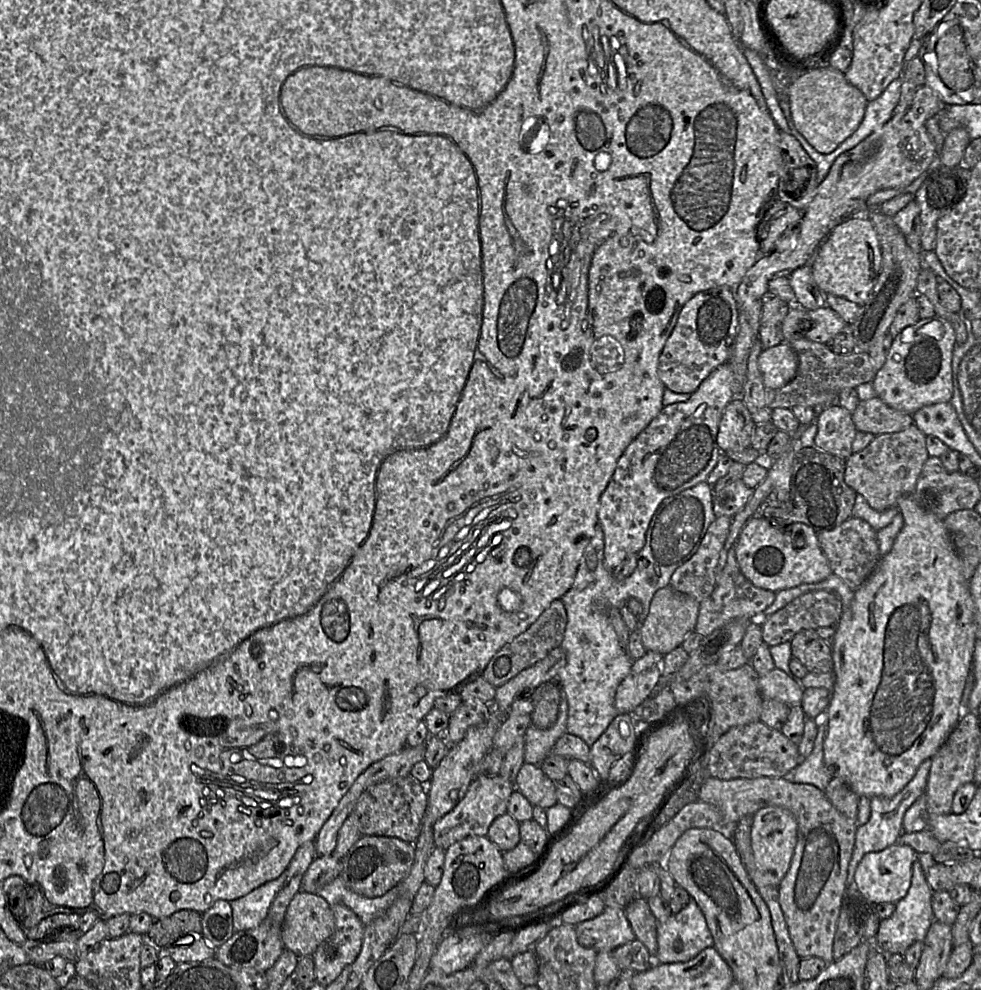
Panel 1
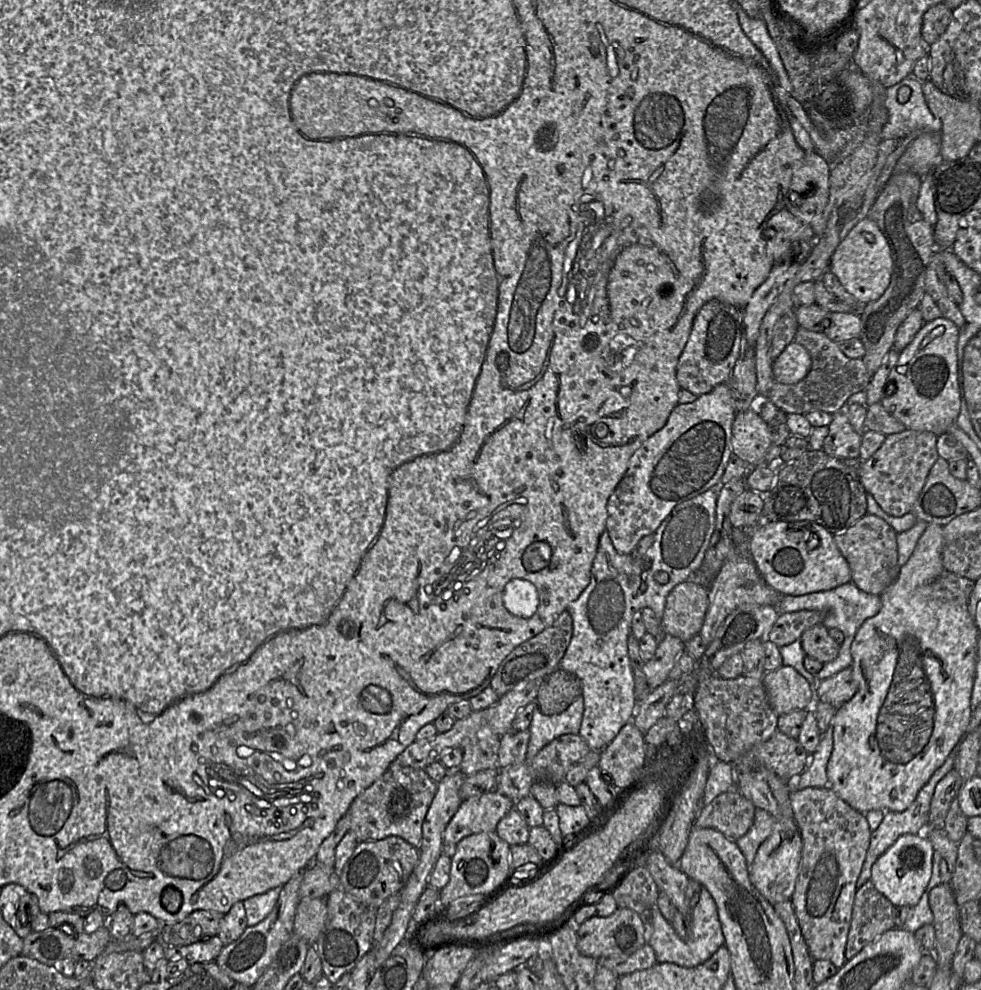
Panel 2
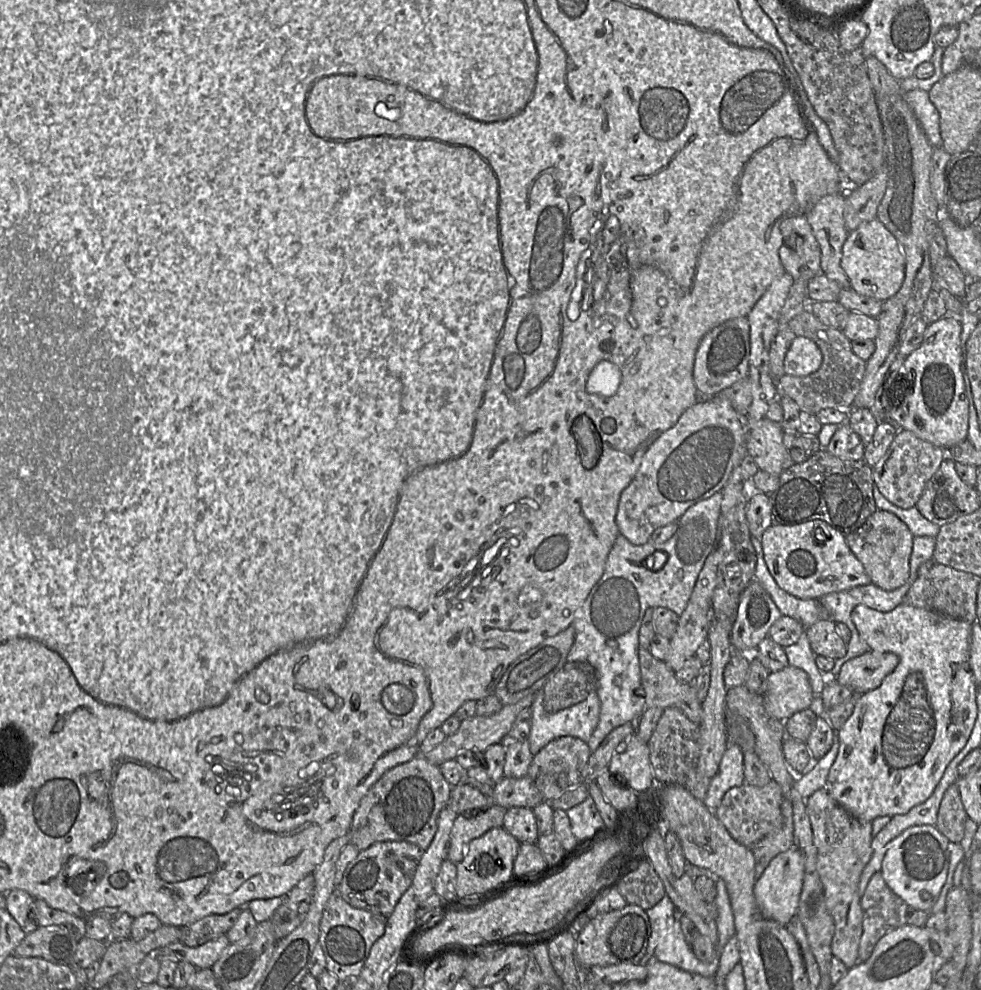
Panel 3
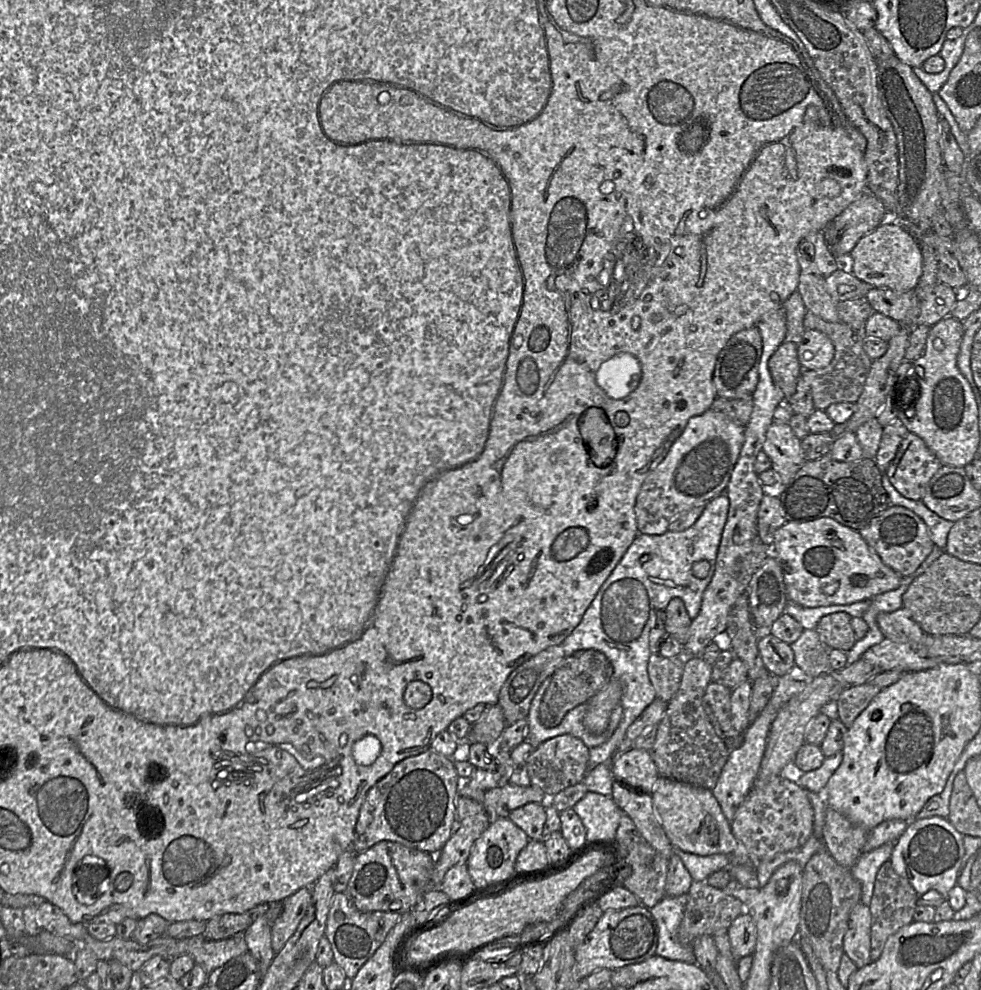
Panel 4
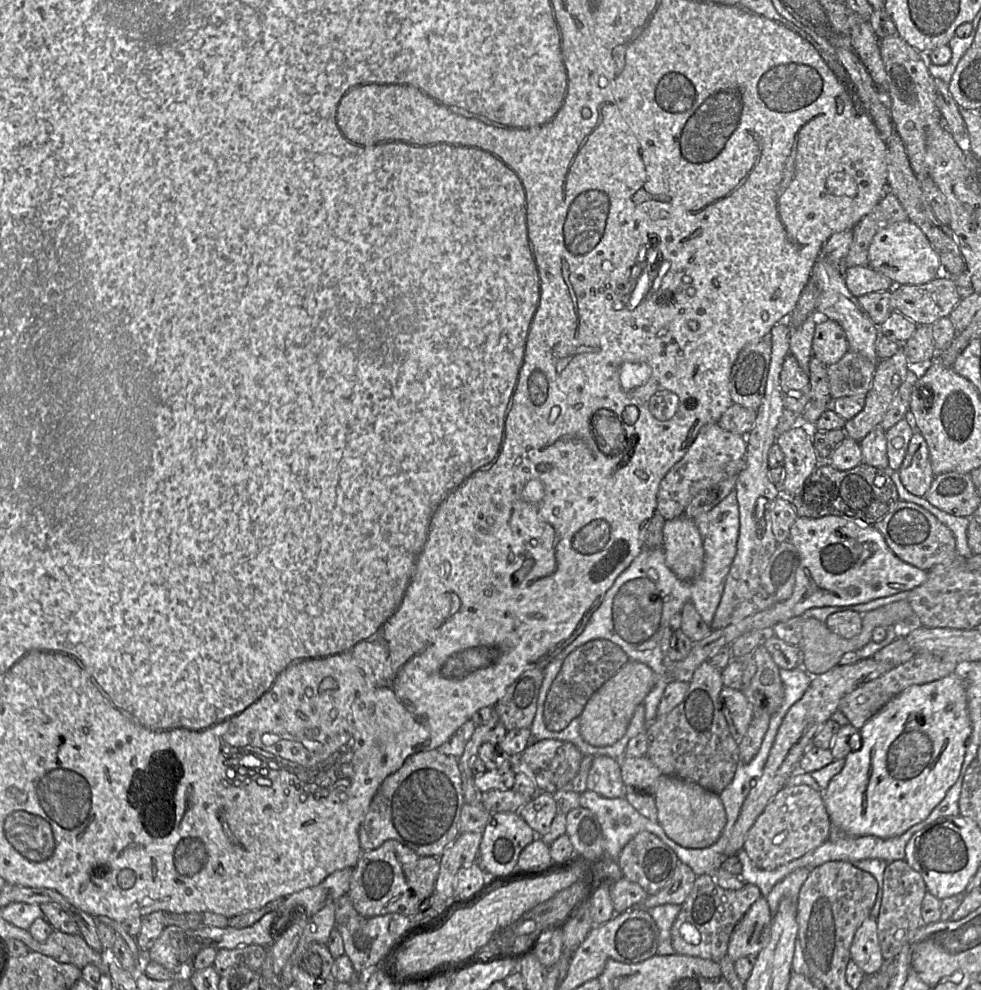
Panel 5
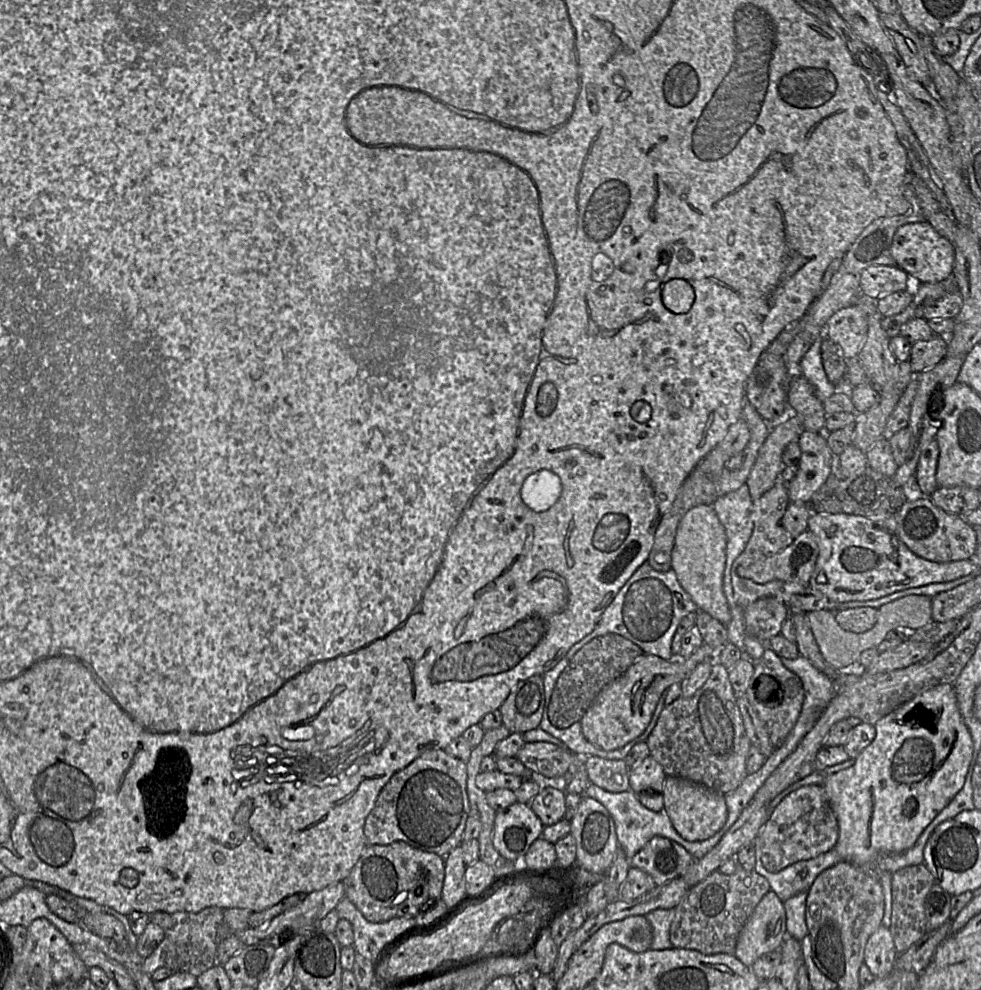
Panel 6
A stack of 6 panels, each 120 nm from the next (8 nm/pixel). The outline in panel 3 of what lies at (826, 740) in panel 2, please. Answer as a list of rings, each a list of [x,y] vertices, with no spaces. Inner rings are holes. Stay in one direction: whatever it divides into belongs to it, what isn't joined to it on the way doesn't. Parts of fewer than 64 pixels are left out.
[[[837,732],[830,750],[821,759],[812,763],[812,769],[798,780],[793,780],[794,790],[806,801],[815,791],[825,789],[829,770],[839,750]]]

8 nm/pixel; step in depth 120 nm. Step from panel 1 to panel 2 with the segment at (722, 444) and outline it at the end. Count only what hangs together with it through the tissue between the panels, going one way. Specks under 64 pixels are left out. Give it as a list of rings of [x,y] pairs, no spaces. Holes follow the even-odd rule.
[[[756,407],[738,411],[732,426],[733,454],[750,467],[765,465],[771,446],[772,436],[768,423]]]

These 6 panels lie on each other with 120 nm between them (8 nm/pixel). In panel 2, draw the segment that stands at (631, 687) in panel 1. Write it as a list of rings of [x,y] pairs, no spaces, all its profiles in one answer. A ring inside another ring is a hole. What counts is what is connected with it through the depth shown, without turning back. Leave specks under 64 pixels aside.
[[[665,635],[659,641],[654,656],[643,665],[643,672],[652,690],[669,678],[670,671],[683,652],[685,652],[685,642],[680,638]]]

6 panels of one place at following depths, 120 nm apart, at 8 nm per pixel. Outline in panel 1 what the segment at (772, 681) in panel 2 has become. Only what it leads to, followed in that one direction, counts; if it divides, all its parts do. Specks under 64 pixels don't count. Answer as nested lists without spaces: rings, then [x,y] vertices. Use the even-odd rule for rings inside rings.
[[[778,668],[760,675],[759,689],[763,699],[780,701],[789,706],[801,705],[805,688],[795,678]]]

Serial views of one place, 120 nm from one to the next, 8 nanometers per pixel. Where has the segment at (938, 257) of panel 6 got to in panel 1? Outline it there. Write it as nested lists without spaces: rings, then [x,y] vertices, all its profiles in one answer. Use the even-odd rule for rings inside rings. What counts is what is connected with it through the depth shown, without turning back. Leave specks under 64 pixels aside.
[[[851,217],[835,226],[820,244],[811,266],[813,279],[826,294],[846,298],[861,306],[866,303],[882,267],[882,253],[875,228],[868,217]]]

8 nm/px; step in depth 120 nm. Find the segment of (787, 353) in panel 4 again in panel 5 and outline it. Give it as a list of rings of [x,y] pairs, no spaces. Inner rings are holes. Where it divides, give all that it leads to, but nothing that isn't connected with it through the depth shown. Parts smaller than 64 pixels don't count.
[[[791,353],[783,362],[780,385],[785,409],[789,409],[801,417],[805,406],[812,401],[811,387],[808,373],[804,372]]]

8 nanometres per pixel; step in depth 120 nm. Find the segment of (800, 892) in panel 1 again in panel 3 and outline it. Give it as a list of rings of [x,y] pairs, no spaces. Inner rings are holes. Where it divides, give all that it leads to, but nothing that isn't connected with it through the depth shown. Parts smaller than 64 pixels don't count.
[[[826,788],[815,791],[806,800],[806,811],[817,849],[817,871],[823,886],[824,903],[835,924],[832,954],[850,969],[858,964],[858,950],[863,933],[858,881],[871,856],[872,825],[871,822],[850,814],[831,797]]]

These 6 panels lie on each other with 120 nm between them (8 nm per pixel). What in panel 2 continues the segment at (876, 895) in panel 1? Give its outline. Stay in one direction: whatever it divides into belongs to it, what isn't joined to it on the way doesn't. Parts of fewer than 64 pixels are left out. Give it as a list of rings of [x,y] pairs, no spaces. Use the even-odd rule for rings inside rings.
[[[903,834],[874,862],[870,880],[895,906],[915,906],[922,898],[933,870],[934,849],[923,834]]]

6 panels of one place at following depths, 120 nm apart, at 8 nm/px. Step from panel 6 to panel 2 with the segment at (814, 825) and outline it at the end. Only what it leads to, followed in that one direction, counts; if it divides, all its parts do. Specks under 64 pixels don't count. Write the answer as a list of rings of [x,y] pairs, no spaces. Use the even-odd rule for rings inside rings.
[[[726,791],[703,805],[693,826],[710,828],[736,841],[744,836],[753,824],[756,807],[739,791]]]

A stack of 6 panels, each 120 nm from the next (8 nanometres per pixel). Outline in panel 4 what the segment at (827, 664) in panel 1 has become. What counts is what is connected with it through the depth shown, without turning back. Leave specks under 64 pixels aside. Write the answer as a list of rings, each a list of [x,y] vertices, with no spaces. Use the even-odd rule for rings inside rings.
[[[845,612],[822,617],[815,628],[820,641],[831,649],[848,652],[857,641],[851,619],[852,617]]]

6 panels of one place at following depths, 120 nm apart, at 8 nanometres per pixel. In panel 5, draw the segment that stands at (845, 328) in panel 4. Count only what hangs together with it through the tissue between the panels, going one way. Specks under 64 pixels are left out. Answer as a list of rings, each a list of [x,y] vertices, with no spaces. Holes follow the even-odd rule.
[[[849,349],[836,363],[828,366],[830,397],[866,396],[870,390],[876,363]]]

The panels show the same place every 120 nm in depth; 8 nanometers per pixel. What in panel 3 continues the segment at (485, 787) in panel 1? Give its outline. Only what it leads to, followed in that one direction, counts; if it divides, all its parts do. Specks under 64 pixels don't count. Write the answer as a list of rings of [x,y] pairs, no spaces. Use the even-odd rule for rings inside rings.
[[[492,805],[476,816],[457,815],[450,832],[447,859],[455,864],[462,861],[469,843],[492,828],[502,827],[507,809]]]

